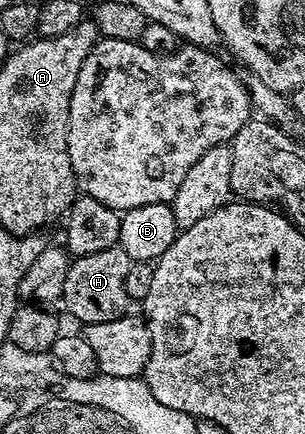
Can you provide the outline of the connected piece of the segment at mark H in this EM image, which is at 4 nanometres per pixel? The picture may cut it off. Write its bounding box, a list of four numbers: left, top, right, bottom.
[61,246,131,325]

